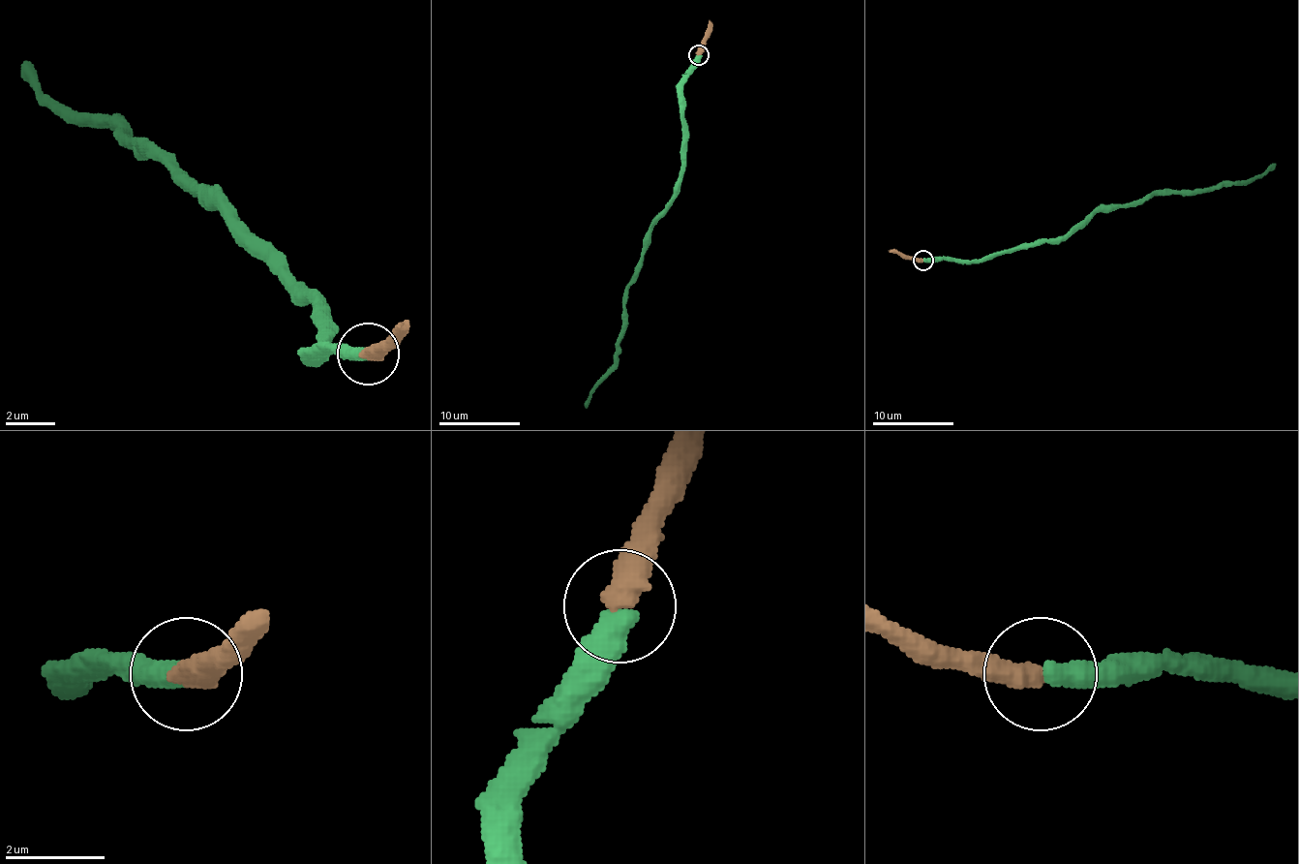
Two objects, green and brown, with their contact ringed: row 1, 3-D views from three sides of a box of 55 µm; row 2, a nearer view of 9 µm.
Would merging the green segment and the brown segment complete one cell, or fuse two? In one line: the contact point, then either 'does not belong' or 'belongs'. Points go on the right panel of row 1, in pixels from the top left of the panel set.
place (922, 260); belongs

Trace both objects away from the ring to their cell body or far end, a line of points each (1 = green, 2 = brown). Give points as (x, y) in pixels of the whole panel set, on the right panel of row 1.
1: (924, 260), (982, 262), (1066, 239), (1101, 210), (1137, 204), (1163, 193), (1254, 180), (1275, 164)
2: (922, 260), (888, 251)

